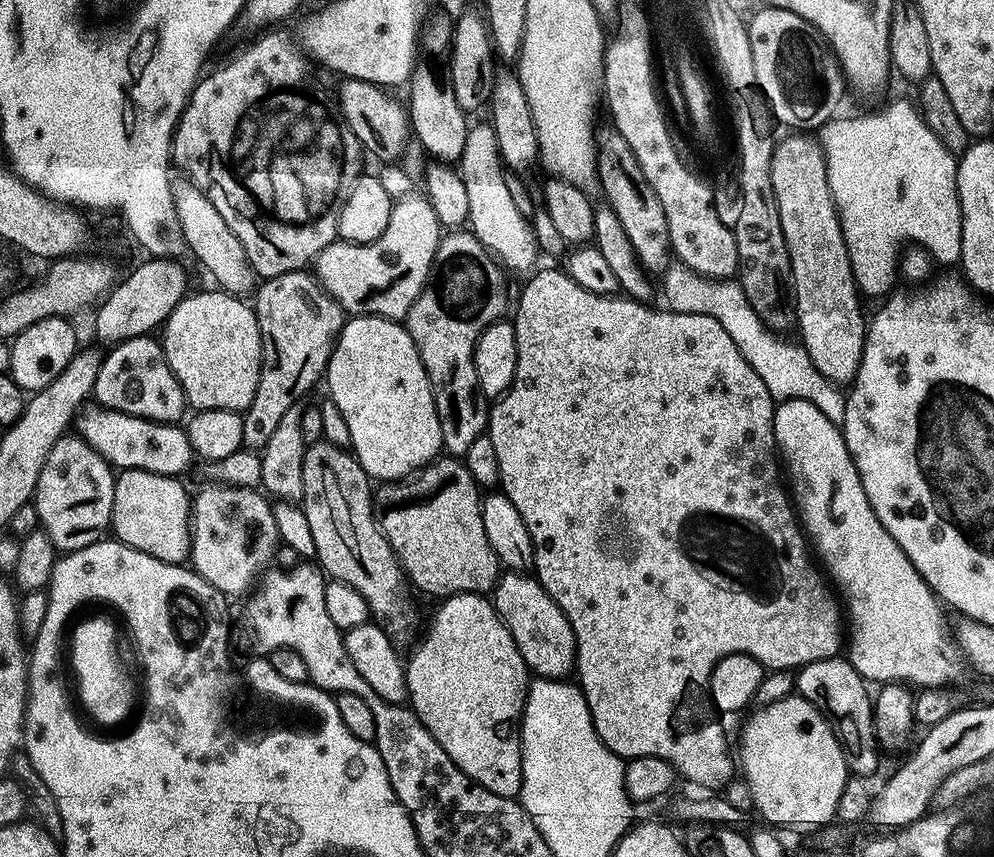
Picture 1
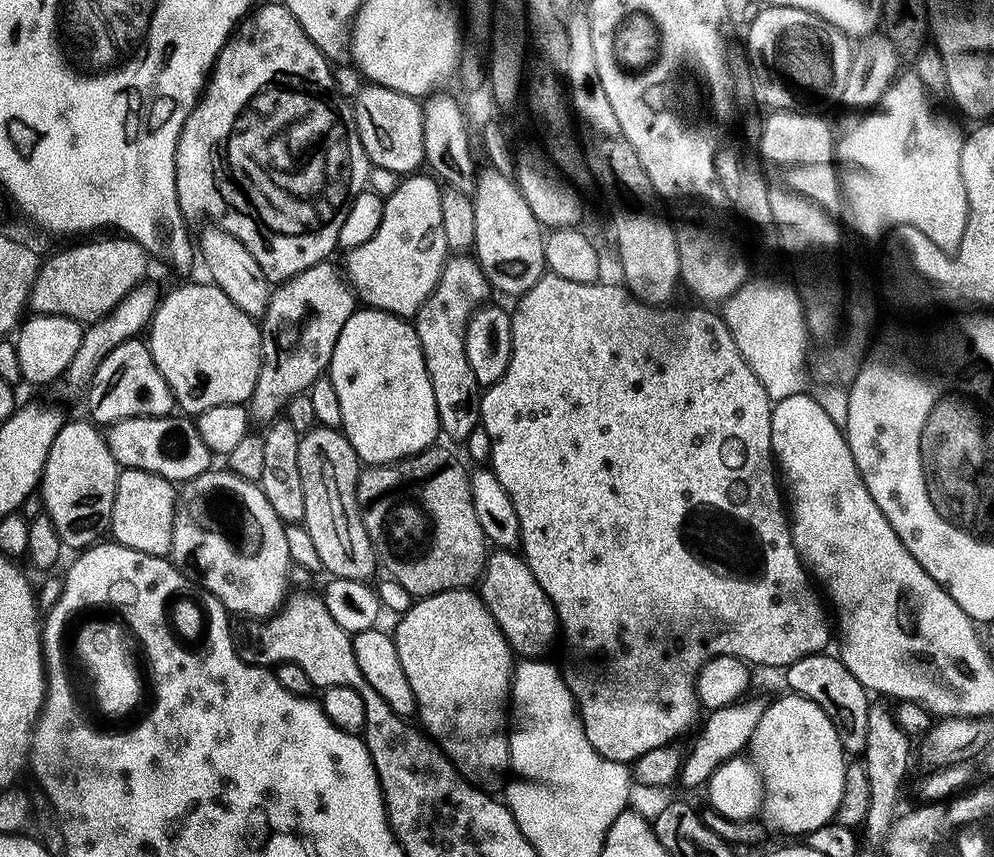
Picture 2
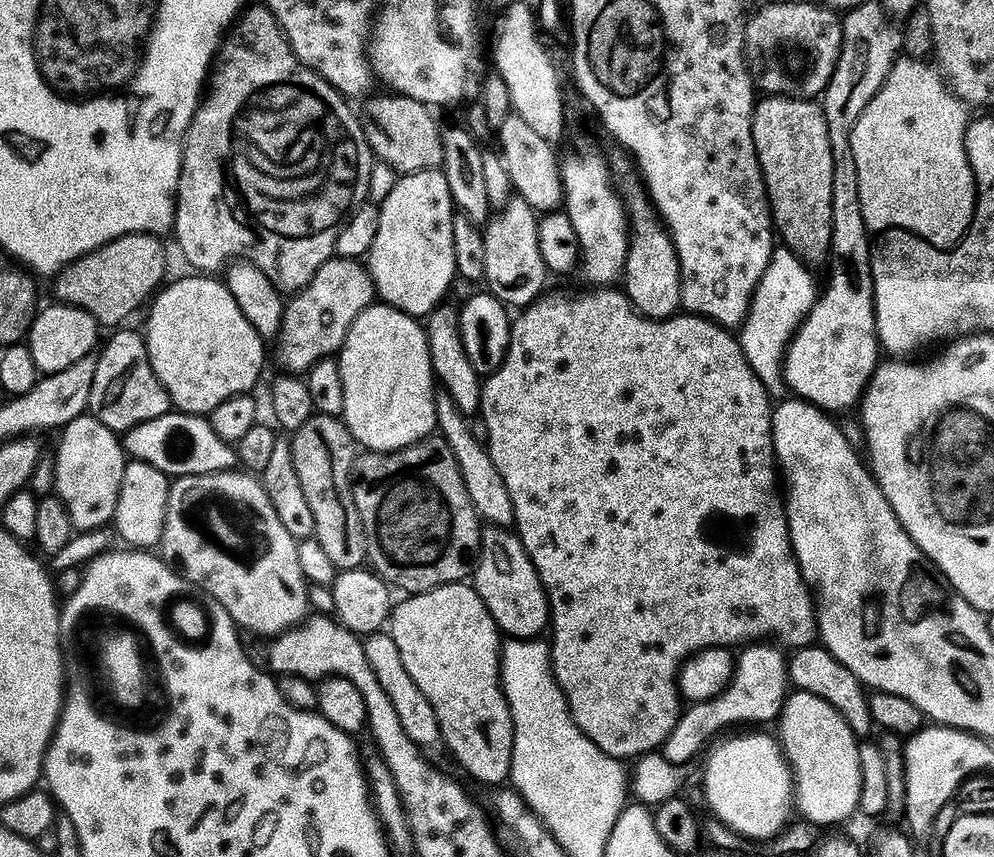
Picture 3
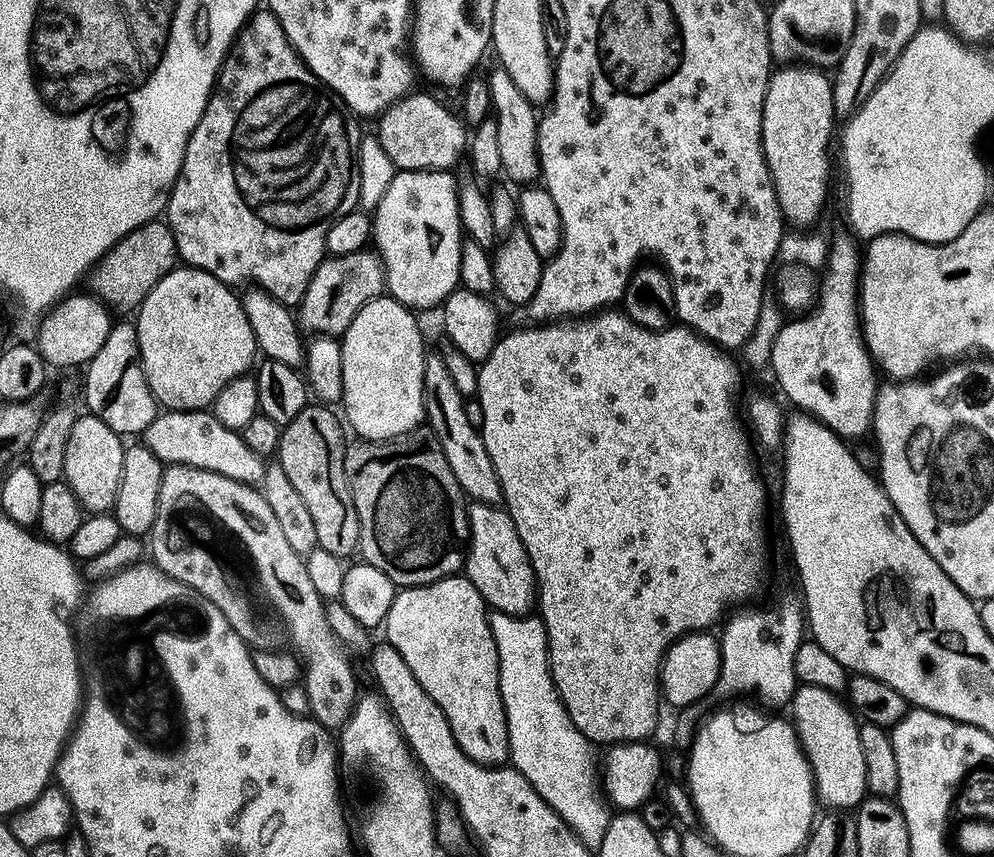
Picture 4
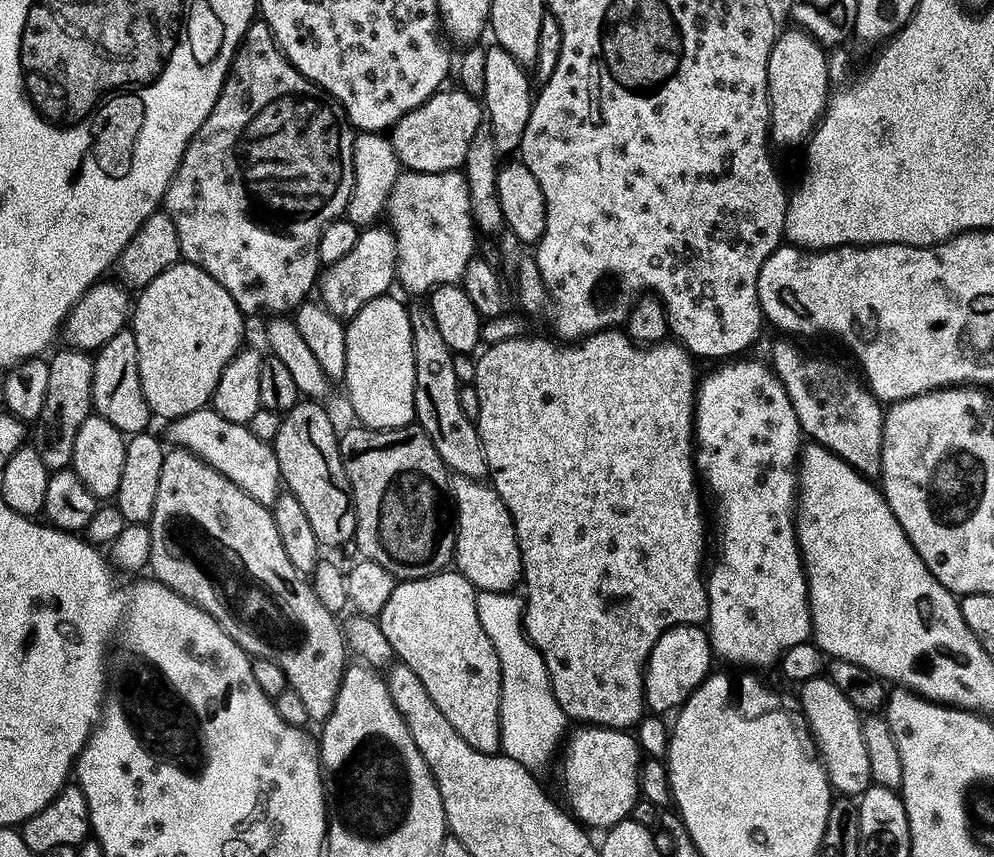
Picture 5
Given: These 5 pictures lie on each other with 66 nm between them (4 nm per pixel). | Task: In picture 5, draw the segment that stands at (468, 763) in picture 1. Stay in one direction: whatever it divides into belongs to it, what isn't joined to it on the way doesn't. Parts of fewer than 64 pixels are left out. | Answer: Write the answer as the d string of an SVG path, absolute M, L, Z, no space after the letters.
M455 570L436 572L433 576L417 580L402 580L397 583L394 594L386 598L386 606L380 611L378 619L382 633L393 647L395 659L418 674L438 710L446 714L446 722L450 722L450 726L454 726L454 730L458 730L458 734L462 734L474 750L499 753L500 663L486 630L482 630L482 622L478 622L477 591L461 572Z

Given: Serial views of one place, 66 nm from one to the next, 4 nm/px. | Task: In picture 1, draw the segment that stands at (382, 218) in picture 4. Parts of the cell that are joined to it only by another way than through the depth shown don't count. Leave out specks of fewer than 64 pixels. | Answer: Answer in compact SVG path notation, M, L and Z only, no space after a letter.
M416 195L401 197L393 205L386 230L376 240L369 244L337 242L316 256L316 279L345 313L401 321L427 284L442 239L442 225L427 197Z

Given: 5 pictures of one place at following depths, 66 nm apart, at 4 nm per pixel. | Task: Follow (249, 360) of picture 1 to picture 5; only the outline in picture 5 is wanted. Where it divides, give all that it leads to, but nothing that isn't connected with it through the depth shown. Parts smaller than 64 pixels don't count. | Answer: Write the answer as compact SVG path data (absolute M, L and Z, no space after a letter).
M181 262L168 268L154 282L139 289L130 312L130 331L138 342L138 374L142 382L142 394L153 417L161 416L164 422L205 407L211 401L218 386L218 378L227 364L241 351L246 317L230 294L206 270L197 264Z

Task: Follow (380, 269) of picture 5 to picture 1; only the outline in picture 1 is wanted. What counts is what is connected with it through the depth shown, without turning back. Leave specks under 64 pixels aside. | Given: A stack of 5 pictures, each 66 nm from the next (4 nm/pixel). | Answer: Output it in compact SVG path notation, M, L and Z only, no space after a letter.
M308 270L267 277L254 293L254 311L260 327L264 357L260 367L258 390L254 390L254 402L250 402L250 406L242 413L244 417L242 445L248 450L264 448L266 442L270 442L270 434L274 434L278 422L282 422L286 410L297 407L301 403L300 399L319 380L321 383L328 367L328 360L332 357L334 341L339 336L346 319L346 313L340 303L321 286L315 275Z

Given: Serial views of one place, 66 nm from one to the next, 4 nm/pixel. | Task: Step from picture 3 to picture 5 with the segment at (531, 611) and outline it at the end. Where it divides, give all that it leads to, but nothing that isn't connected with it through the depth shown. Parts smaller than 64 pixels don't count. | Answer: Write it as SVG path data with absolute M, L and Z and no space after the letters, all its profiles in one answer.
M457 475L452 480L452 498L456 513L455 571L461 572L477 590L510 592L521 583L524 563L518 546L512 516L491 483Z

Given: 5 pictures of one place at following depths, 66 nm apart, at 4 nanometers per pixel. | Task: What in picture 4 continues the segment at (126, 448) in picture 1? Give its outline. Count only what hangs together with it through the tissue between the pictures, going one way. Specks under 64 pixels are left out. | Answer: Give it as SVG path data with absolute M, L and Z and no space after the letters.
M208 410L199 412L161 411L154 418L154 422L150 422L148 429L142 433L142 443L165 466L181 464L191 468L201 468L251 485L255 485L264 475L265 461L246 446L243 435L235 428L222 426L222 422L218 422L218 418Z

